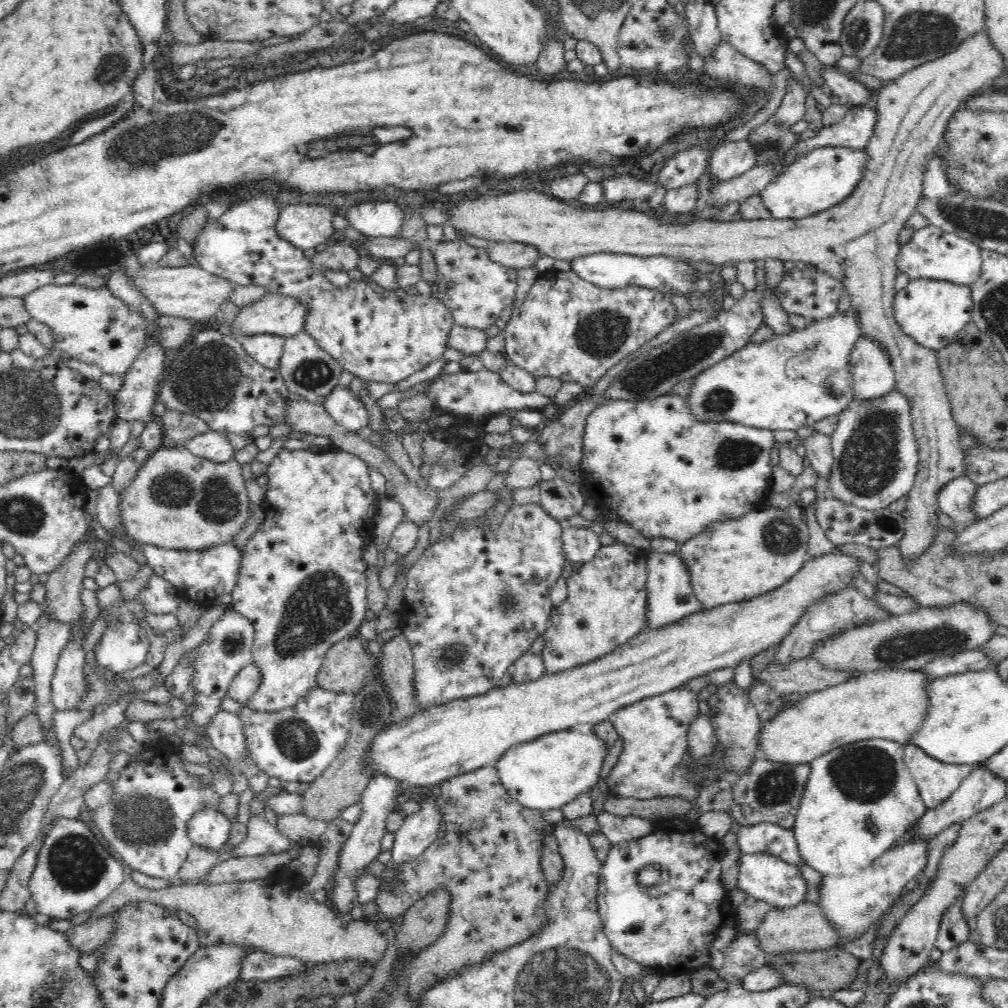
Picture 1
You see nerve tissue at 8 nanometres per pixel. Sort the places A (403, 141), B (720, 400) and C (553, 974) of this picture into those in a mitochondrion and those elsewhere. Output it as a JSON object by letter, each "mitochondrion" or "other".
{"A":"other","B":"mitochondrion","C":"mitochondrion"}

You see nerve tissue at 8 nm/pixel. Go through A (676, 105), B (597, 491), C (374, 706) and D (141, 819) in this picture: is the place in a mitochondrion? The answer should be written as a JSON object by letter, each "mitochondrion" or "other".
{"A":"other","B":"other","C":"mitochondrion","D":"mitochondrion"}

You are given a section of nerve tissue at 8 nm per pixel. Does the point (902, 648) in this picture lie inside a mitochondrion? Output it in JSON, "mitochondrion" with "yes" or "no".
{"mitochondrion":"yes"}

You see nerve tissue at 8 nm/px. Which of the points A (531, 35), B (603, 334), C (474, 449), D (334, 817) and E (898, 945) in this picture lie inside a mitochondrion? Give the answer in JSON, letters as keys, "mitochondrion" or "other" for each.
{"A":"other","B":"mitochondrion","C":"other","D":"other","E":"other"}

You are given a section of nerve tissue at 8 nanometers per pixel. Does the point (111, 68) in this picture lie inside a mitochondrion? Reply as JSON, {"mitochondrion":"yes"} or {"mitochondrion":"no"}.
{"mitochondrion":"yes"}

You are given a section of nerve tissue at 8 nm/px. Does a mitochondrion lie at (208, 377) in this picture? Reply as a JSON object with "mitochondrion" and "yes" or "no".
{"mitochondrion":"yes"}

